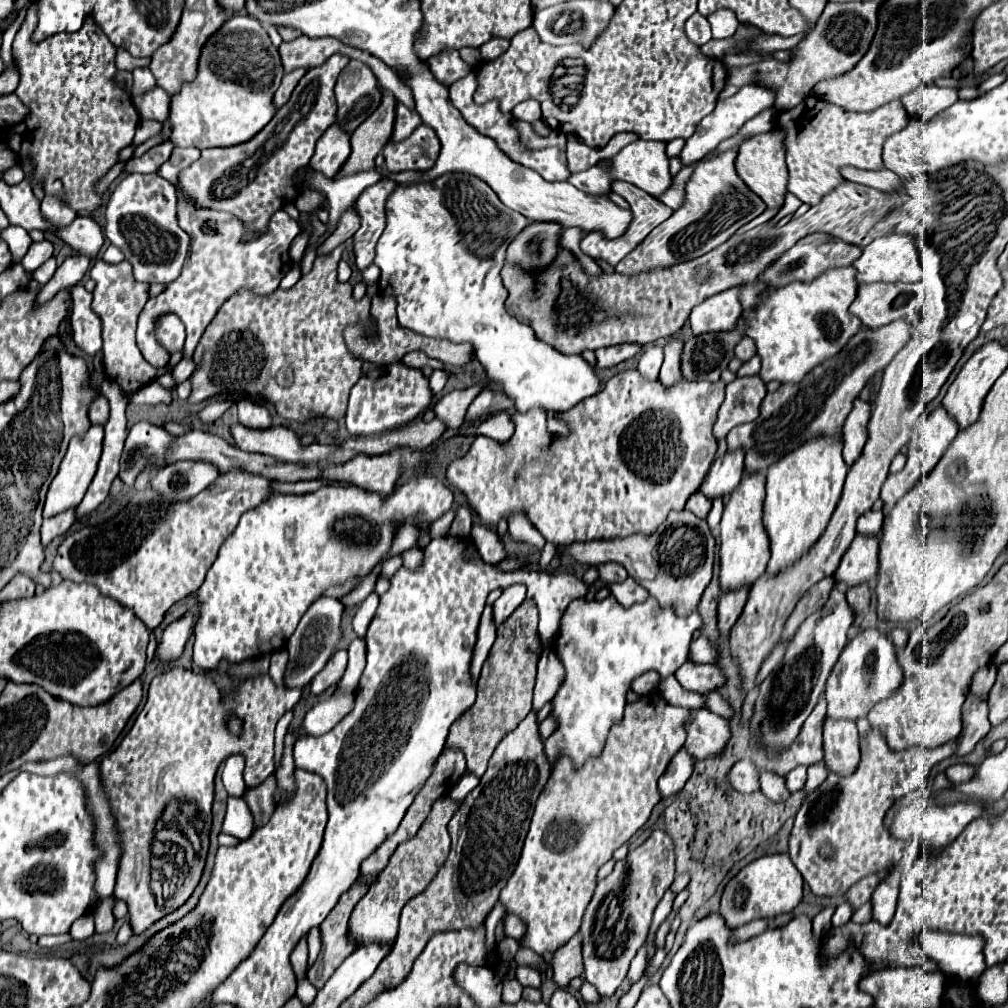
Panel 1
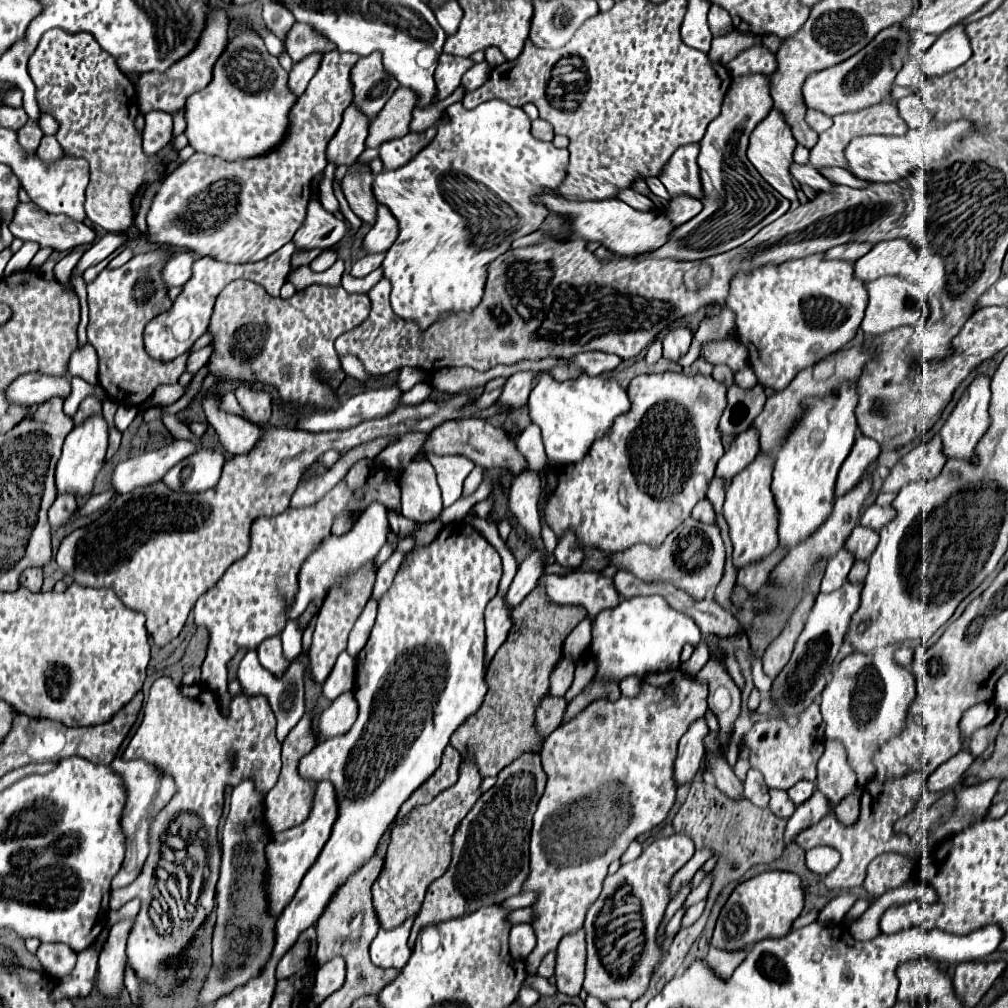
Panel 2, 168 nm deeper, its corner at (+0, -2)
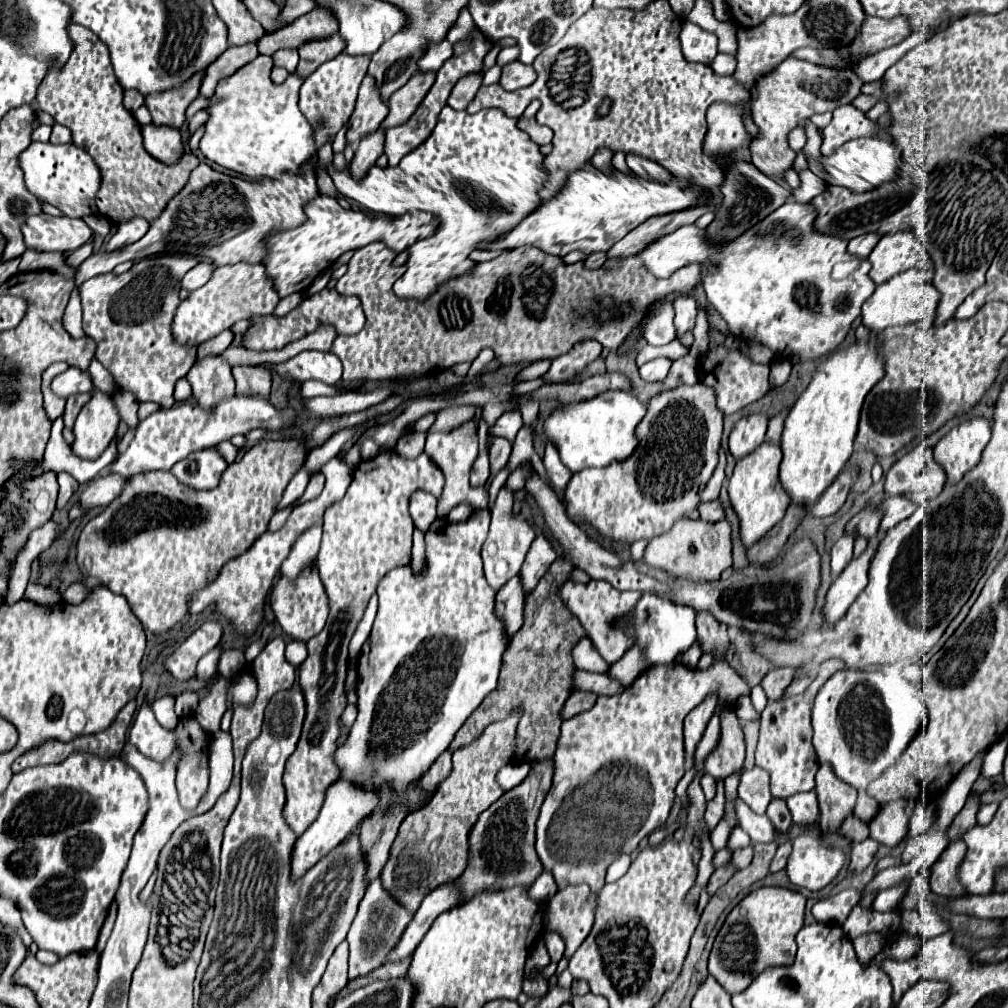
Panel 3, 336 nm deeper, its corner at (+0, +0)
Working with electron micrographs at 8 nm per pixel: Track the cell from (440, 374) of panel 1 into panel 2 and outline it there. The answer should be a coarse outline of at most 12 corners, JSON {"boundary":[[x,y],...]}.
{"boundary":[[417,383],[401,395],[399,403],[417,405],[427,401],[431,385]]}

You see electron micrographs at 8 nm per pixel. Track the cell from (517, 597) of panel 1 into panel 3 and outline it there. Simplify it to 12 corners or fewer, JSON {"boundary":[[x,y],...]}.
{"boundary":[[537,535],[519,571],[531,593],[555,561],[555,549]]}

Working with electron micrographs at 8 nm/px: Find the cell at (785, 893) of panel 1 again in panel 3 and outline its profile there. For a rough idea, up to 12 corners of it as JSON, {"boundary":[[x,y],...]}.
{"boundary":[[751,891],[721,925],[709,973],[733,995],[791,965],[805,897]]}

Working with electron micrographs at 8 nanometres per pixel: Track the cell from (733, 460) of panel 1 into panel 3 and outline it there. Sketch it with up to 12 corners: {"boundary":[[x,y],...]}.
{"boundary":[[743,417],[729,437],[739,461],[765,441],[769,419]]}

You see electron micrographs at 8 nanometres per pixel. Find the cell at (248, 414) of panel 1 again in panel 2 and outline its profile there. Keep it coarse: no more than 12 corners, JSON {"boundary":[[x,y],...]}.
{"boundary":[[247,385],[235,389],[235,397],[253,423],[271,417],[271,395]]}

